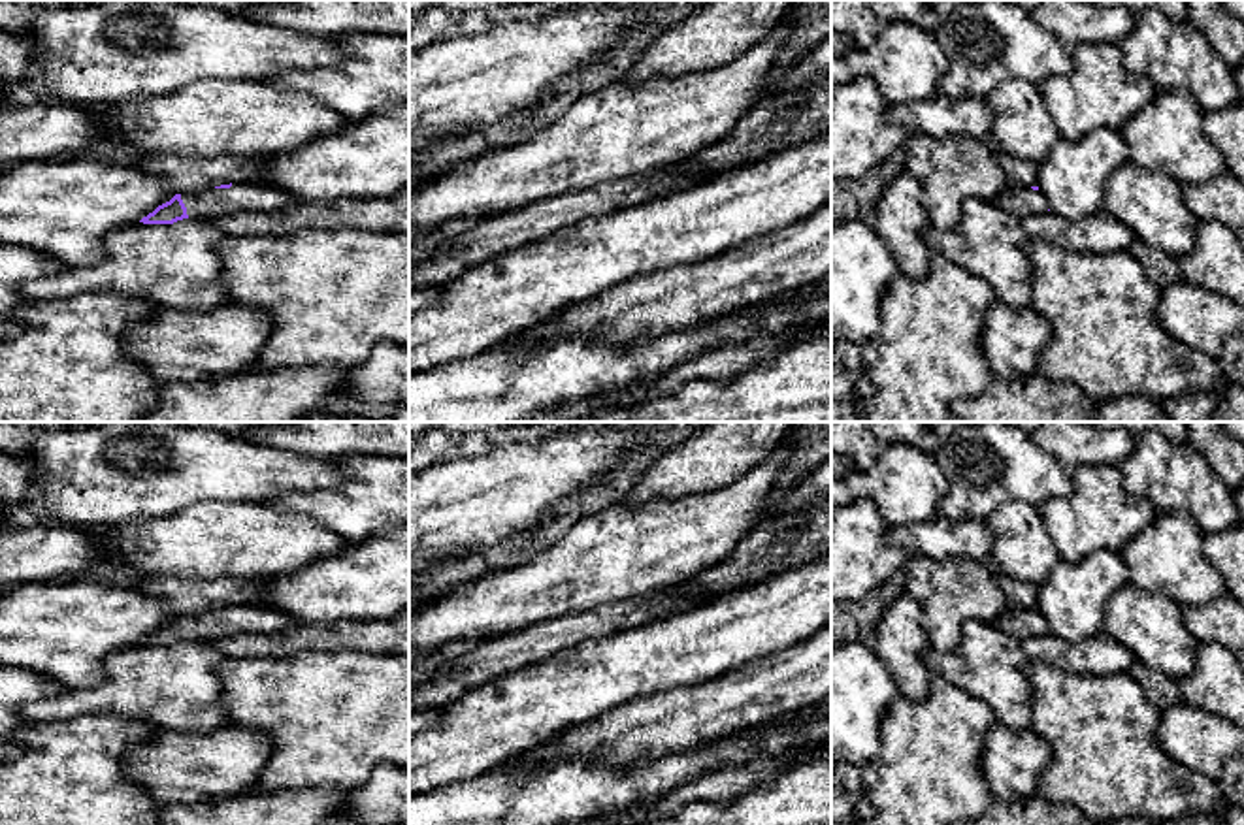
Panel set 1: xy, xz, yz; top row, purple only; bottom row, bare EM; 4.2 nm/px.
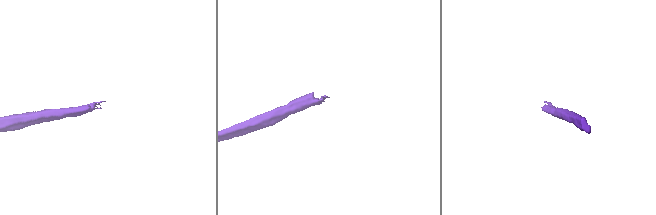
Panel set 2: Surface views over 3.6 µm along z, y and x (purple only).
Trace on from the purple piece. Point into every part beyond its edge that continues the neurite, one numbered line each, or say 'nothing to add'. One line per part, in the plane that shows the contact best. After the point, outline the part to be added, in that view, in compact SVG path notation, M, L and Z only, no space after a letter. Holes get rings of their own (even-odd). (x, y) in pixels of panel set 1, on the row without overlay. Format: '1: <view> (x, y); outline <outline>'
1: xy (213, 624); outline M236 605L230 610L207 610L200 616L181 616L190 640L219 640L243 633L281 633L300 623L298 620L266 607Z

